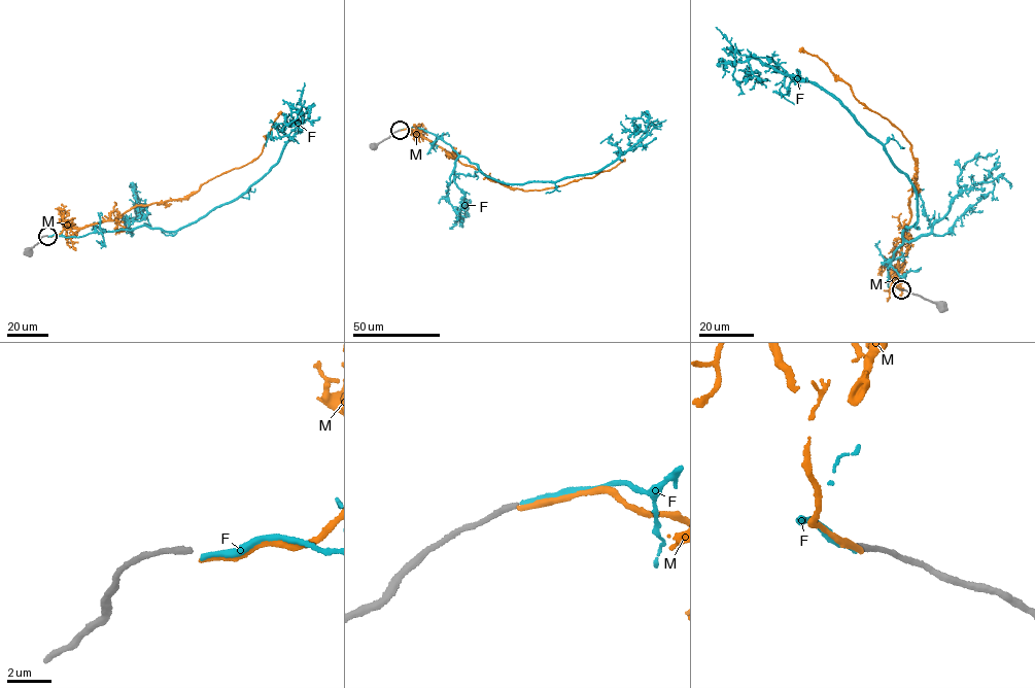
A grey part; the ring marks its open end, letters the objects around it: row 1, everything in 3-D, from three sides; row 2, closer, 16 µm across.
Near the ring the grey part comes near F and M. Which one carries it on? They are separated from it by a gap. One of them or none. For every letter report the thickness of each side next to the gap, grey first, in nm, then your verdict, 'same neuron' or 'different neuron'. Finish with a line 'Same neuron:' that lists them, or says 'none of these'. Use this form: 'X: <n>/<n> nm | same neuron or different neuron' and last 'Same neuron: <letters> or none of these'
F: 280/240 nm | different neuron
M: 280/260 nm | different neuron
Same neuron: none of these

